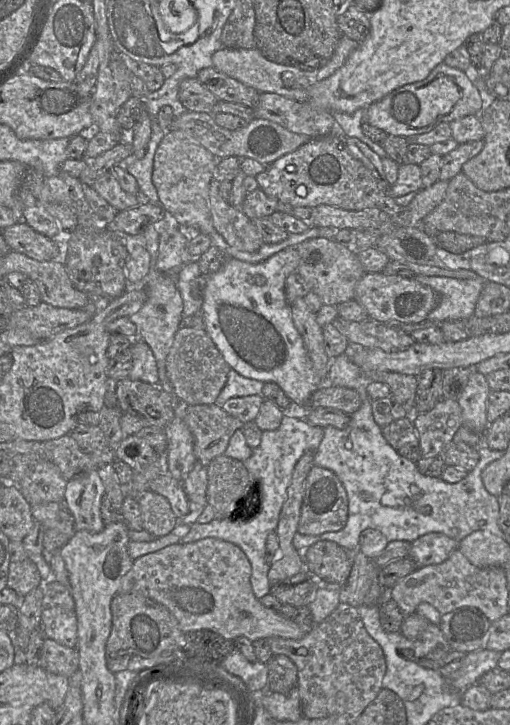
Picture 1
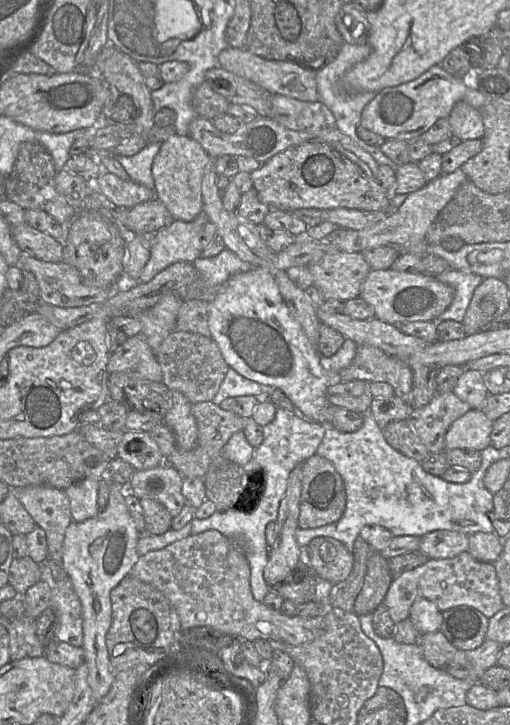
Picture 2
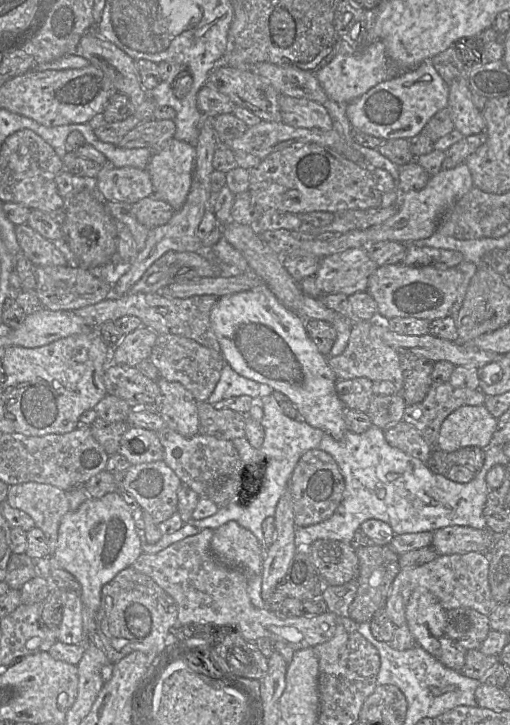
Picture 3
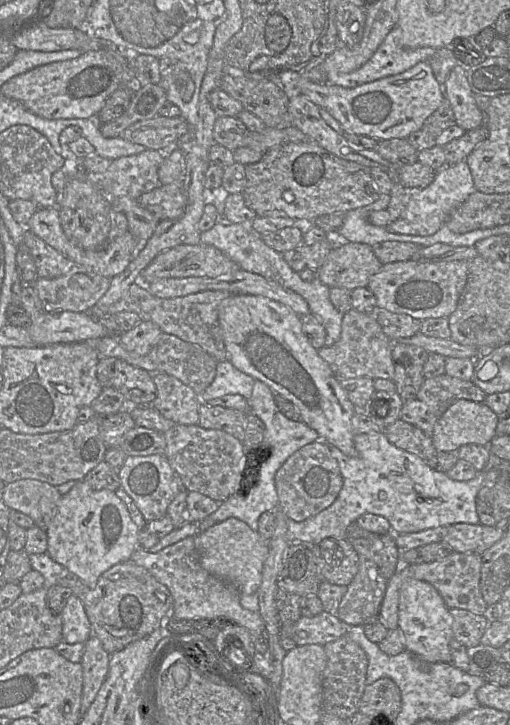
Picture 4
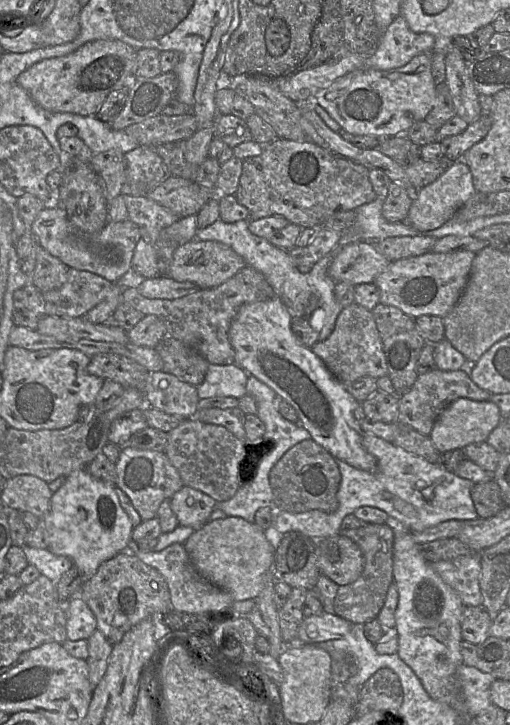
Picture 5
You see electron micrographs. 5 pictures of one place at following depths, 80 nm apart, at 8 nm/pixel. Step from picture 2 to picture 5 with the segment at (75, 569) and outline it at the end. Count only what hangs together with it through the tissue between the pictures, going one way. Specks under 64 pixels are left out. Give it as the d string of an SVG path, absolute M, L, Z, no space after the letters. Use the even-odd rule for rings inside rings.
M77 470L66 476L61 487L51 496L50 506L42 519L42 525L48 535L47 549L57 556L71 559L83 576L83 581L94 576L103 562L129 549L134 529L130 518L119 503L115 487L91 476L87 470Z

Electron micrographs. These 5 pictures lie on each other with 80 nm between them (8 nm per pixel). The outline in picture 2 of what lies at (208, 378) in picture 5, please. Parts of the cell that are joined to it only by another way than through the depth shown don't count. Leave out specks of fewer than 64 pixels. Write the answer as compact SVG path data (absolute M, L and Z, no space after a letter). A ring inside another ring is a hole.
M229 367L212 402L219 405L227 398L239 396L255 396L256 398L262 398L267 395L267 388L272 387L247 379Z

